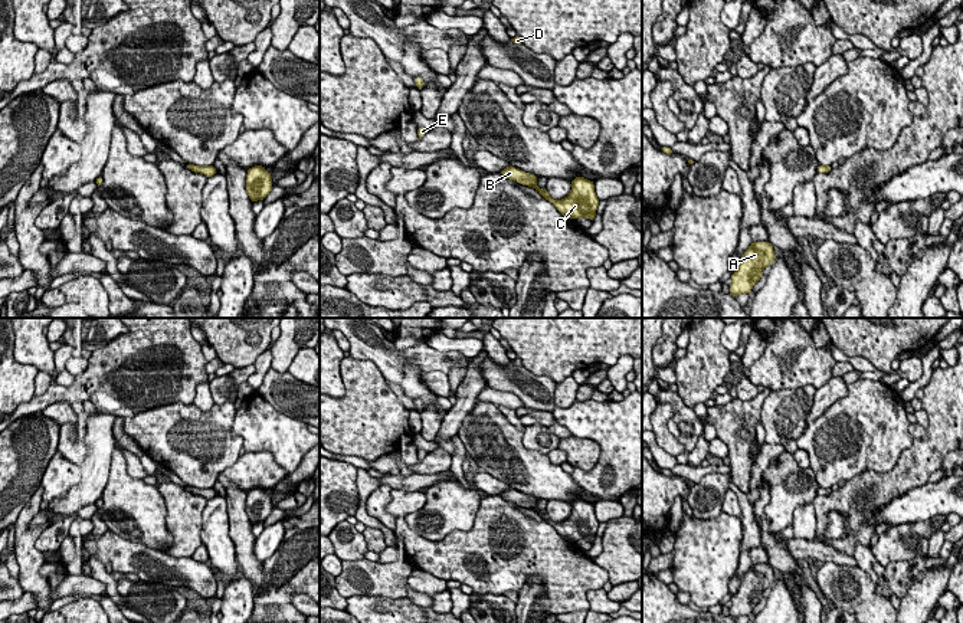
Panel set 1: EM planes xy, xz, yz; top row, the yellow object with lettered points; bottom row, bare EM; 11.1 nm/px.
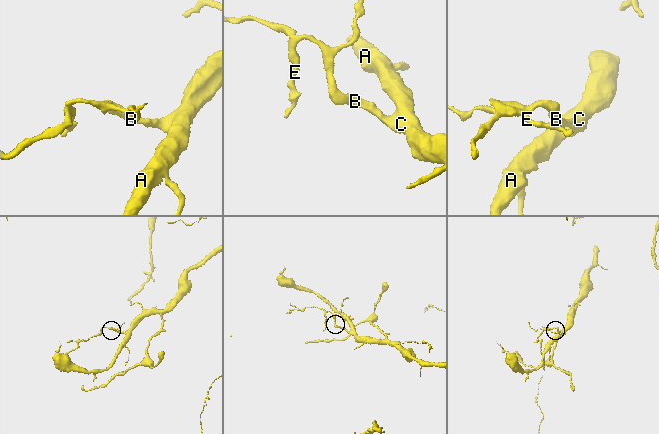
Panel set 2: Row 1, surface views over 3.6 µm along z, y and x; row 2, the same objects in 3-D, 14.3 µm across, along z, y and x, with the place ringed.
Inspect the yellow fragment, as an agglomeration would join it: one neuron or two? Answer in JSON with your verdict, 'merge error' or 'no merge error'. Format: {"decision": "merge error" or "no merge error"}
{"decision": "no merge error"}

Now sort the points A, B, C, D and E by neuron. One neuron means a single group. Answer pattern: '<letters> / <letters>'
A B C D E

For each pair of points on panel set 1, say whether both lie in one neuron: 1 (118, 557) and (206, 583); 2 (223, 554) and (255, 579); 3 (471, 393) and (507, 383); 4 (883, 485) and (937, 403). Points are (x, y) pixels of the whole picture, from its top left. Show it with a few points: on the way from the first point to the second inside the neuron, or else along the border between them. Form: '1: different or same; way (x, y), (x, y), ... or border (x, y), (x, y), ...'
1: same; way (140, 560), (170, 571), (184, 571)
2: different; border (229, 535), (239, 571)
3: different; border (488, 356), (481, 364), (481, 376), (485, 384)
4: same; way (906, 469), (937, 439), (937, 426)

